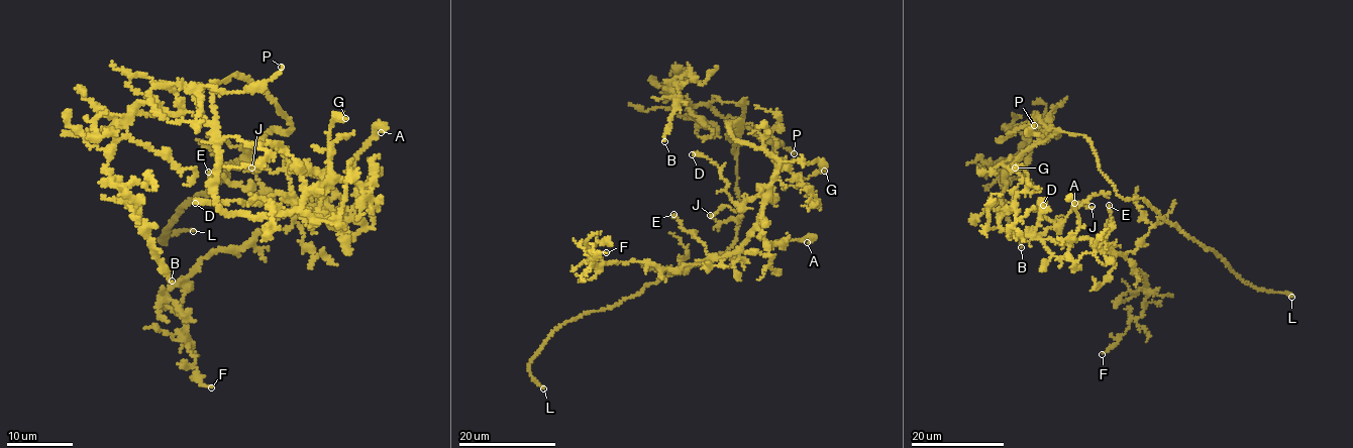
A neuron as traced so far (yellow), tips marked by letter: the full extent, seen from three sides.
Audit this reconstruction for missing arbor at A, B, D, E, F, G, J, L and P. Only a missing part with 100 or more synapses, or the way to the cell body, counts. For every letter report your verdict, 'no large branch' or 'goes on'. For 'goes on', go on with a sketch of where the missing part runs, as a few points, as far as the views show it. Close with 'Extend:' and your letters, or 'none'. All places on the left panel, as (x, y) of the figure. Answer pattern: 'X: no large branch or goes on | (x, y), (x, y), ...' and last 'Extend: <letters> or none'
A: no large branch
B: no large branch
D: no large branch
E: no large branch
F: no large branch
G: no large branch
J: no large branch
L: goes on
P: no large branch
Extend: L

